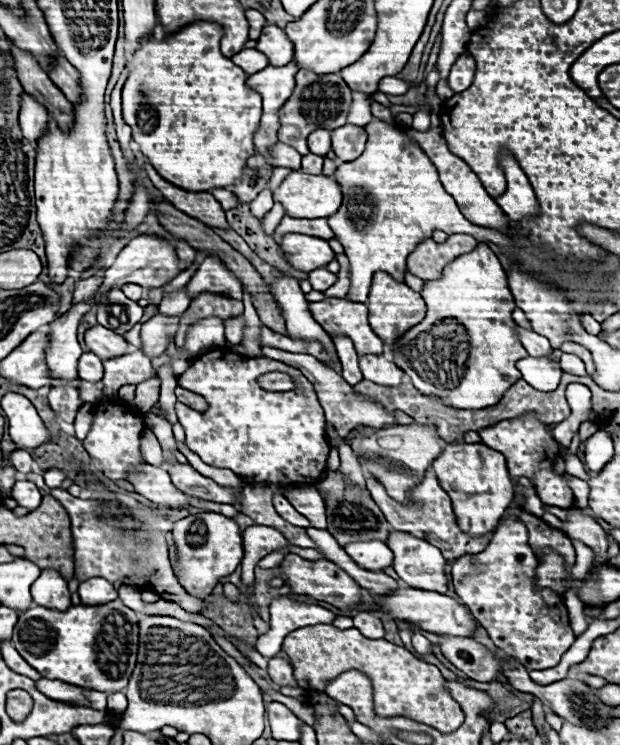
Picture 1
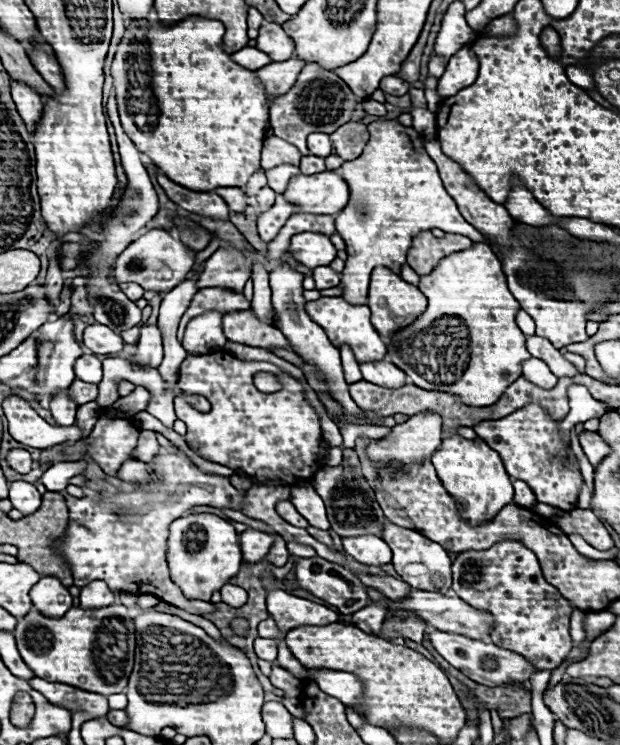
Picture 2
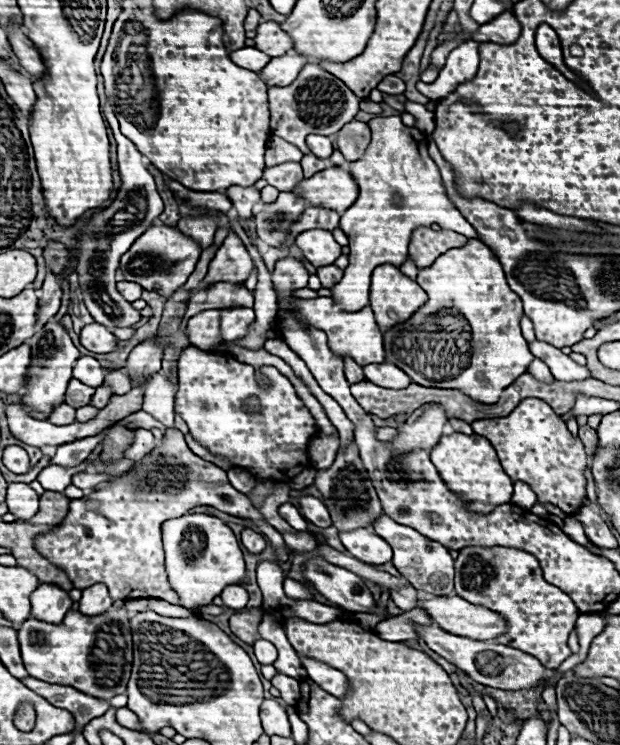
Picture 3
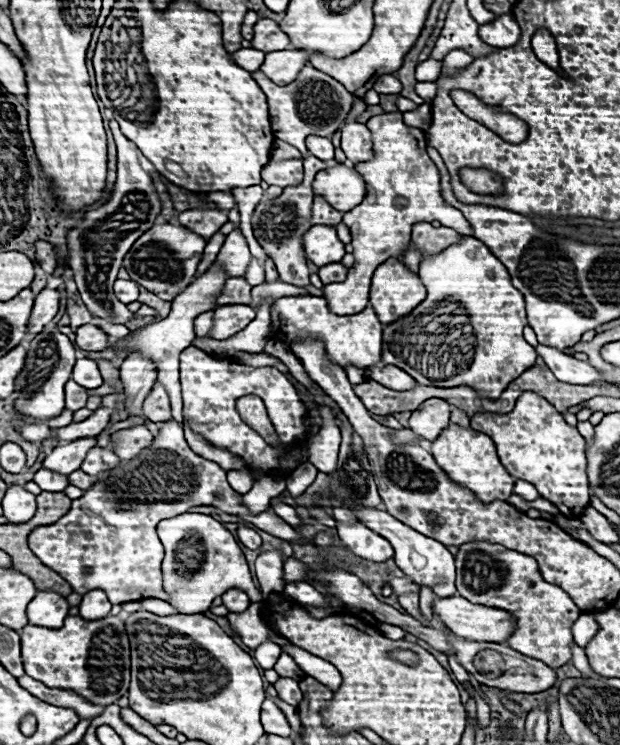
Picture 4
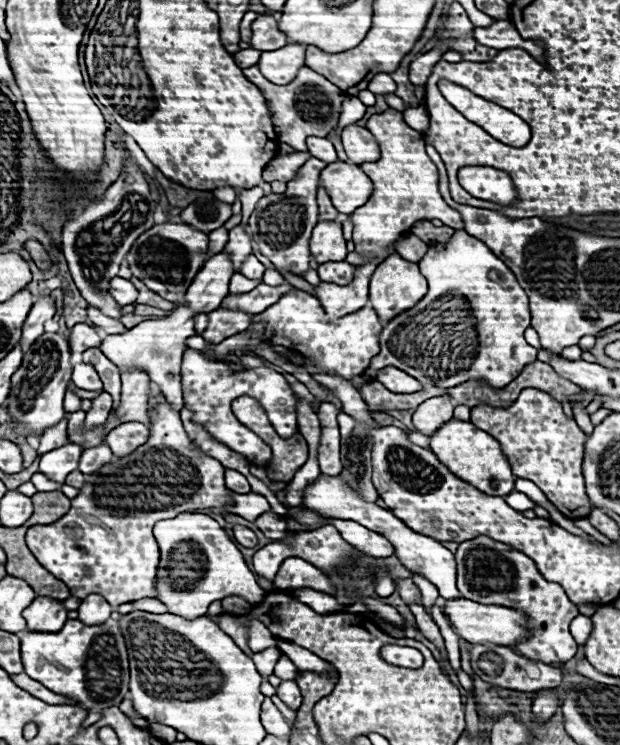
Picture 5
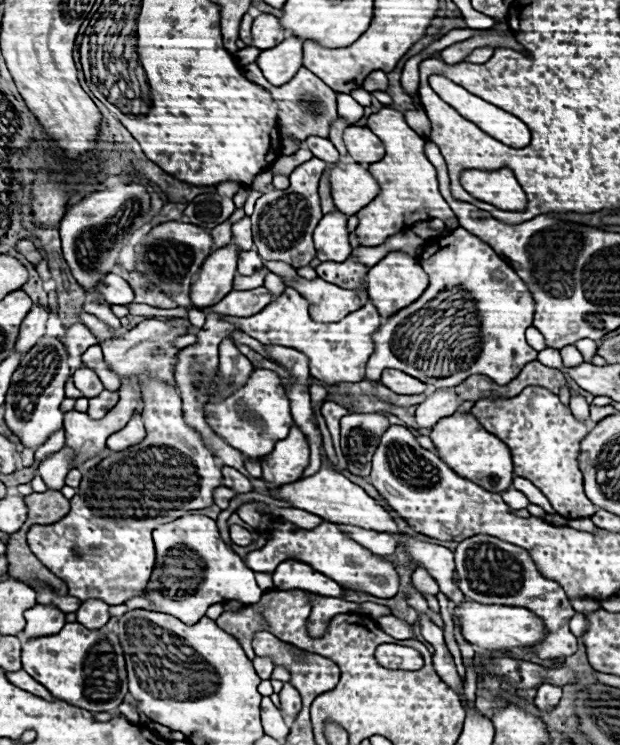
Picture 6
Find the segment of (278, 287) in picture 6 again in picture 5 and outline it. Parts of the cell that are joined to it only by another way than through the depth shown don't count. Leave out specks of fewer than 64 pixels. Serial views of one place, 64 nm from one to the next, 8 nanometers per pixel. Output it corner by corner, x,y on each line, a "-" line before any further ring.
267,268
262,277
263,283
270,286
278,286
283,284
285,281
284,277
275,269

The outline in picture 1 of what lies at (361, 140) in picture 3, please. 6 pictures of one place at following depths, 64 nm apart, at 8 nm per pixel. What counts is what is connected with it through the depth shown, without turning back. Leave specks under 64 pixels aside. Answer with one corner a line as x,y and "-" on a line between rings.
344,124
336,130
332,130
332,150
342,162
356,160
366,144
366,132
362,126

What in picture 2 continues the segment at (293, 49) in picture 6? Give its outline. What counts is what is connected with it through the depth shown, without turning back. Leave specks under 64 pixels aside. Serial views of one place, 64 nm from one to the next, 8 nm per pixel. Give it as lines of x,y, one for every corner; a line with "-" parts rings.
292,56
284,62
270,62
264,68
256,70
256,74
266,88
266,94
278,96
278,94
284,94
288,88
292,88
292,84
296,82
296,76
304,68
304,64
306,64
304,60

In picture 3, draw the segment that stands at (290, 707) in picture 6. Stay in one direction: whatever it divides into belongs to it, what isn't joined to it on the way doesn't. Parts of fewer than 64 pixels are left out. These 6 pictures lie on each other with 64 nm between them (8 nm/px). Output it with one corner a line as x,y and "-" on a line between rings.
276,674
272,678
272,686
280,690
280,698
286,704
294,706
300,700
300,682
298,680
294,680
290,676
284,676
284,674

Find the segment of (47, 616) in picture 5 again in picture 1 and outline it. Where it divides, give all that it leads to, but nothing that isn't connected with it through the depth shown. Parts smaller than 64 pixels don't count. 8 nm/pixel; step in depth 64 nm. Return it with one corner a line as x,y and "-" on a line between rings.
42,570
40,578
32,584
32,598
38,606
64,612
72,606
66,580
52,570

